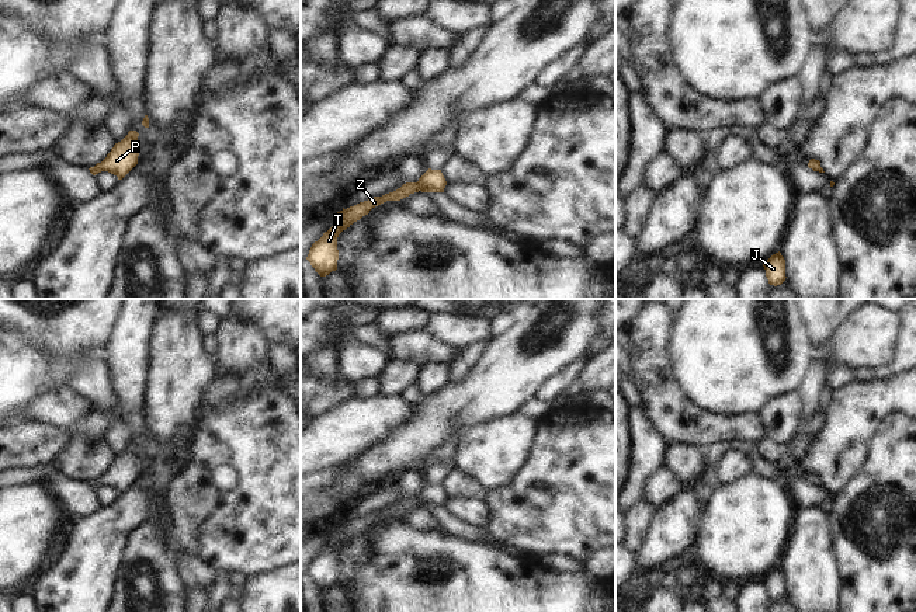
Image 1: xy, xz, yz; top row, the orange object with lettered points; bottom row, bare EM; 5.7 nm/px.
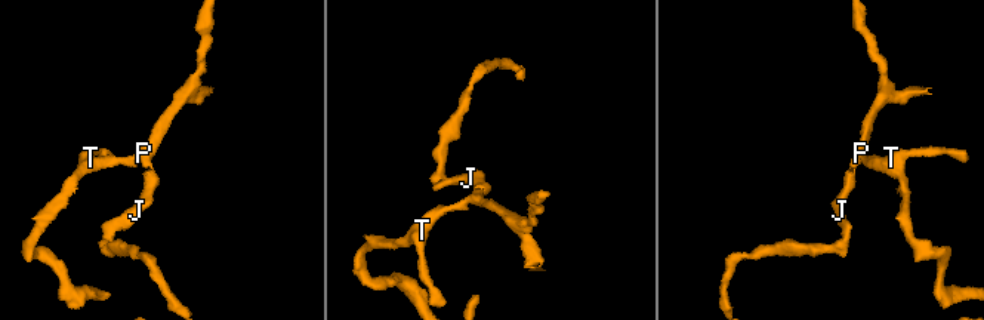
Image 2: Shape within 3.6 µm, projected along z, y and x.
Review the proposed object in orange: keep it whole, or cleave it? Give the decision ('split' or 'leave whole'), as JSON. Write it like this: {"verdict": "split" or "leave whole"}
{"verdict": "leave whole"}

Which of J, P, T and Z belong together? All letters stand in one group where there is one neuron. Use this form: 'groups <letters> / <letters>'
groups J P T Z

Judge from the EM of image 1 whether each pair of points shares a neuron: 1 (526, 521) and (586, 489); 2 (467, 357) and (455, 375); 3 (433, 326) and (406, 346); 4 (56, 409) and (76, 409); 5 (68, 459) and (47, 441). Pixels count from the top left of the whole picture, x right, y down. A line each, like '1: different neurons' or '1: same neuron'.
1: same neuron
2: same neuron
3: different neurons
4: same neuron
5: different neurons

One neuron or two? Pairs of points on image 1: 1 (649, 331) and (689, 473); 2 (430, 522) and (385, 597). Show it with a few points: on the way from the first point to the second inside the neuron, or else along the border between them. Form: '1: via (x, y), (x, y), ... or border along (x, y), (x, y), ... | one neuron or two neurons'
1: border along (668, 445), (691, 444), (700, 449) | two neurons
2: border along (392, 525), (406, 525), (420, 531), (440, 531) | two neurons

